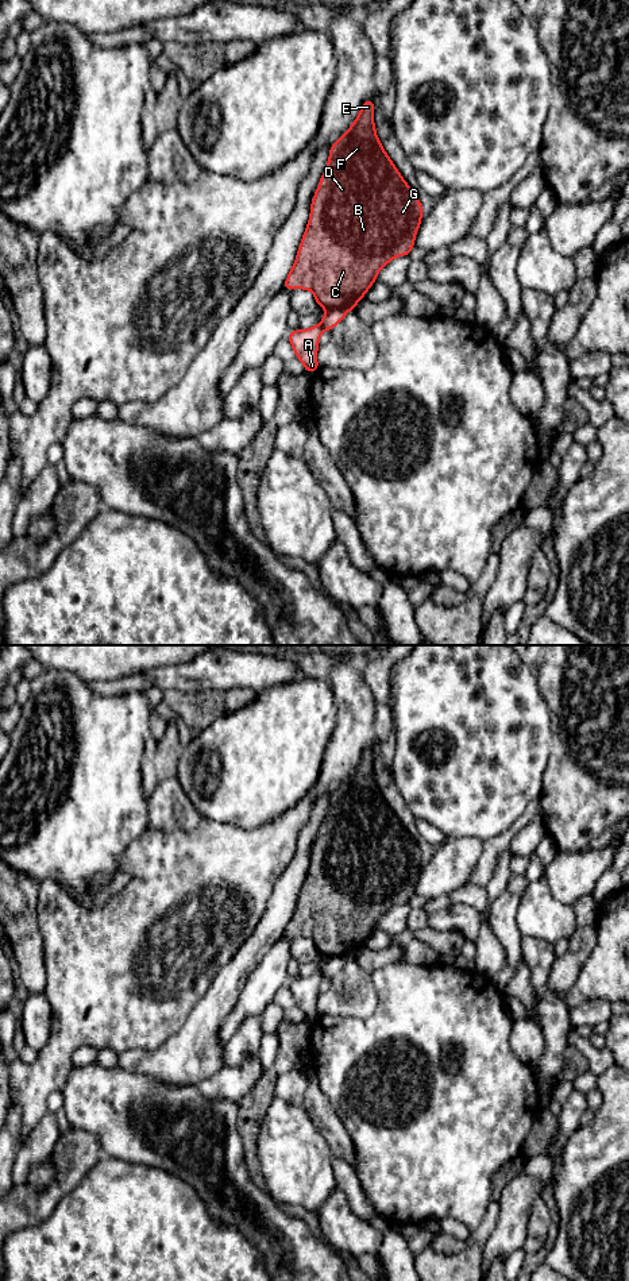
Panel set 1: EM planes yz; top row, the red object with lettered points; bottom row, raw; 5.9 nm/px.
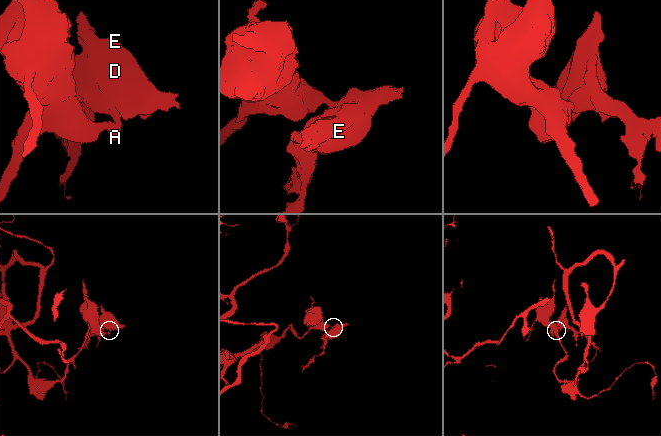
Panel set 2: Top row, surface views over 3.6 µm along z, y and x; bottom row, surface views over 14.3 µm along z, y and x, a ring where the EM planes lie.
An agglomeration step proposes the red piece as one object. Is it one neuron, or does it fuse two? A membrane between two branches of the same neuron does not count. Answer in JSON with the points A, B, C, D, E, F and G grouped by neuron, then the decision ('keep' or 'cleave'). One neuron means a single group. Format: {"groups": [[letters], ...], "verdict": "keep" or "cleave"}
{"groups": [["A"], ["B", "C", "D", "E", "F", "G"]], "verdict": "cleave"}

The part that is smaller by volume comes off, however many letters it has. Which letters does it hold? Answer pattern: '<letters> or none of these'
B, C, D, E, F, G

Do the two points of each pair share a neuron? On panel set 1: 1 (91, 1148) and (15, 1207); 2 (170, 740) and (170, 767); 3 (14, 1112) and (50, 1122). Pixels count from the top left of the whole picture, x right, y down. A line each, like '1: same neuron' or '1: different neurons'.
1: same neuron
2: same neuron
3: different neurons

